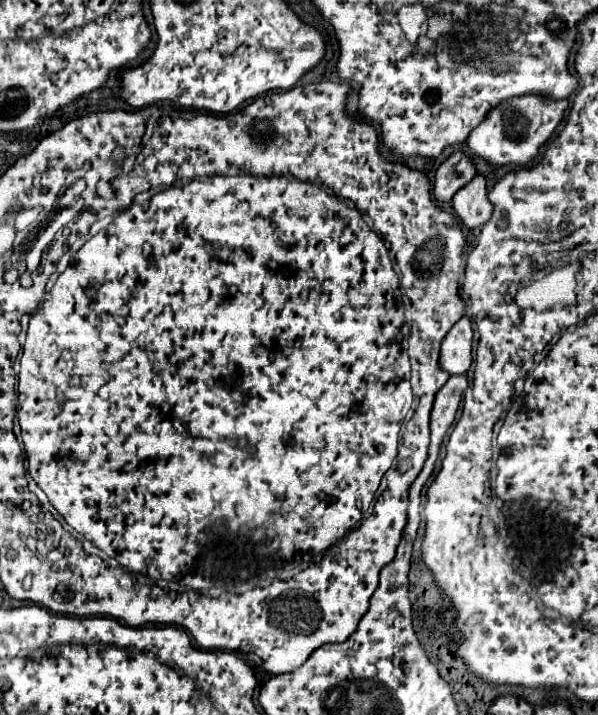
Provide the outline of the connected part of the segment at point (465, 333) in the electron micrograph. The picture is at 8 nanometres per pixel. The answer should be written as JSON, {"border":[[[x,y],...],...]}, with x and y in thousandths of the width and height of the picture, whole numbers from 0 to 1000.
{"border":[[[779,441],[742,471],[736,510],[753,524],[773,524],[789,510],[789,471],[789,449]]]}

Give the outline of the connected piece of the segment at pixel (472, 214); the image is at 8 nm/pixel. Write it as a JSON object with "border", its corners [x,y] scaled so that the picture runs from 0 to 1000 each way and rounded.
{"border":[[[796,245],[756,278],[763,303],[786,320],[806,317],[823,301],[823,284],[813,276],[813,248]]]}

